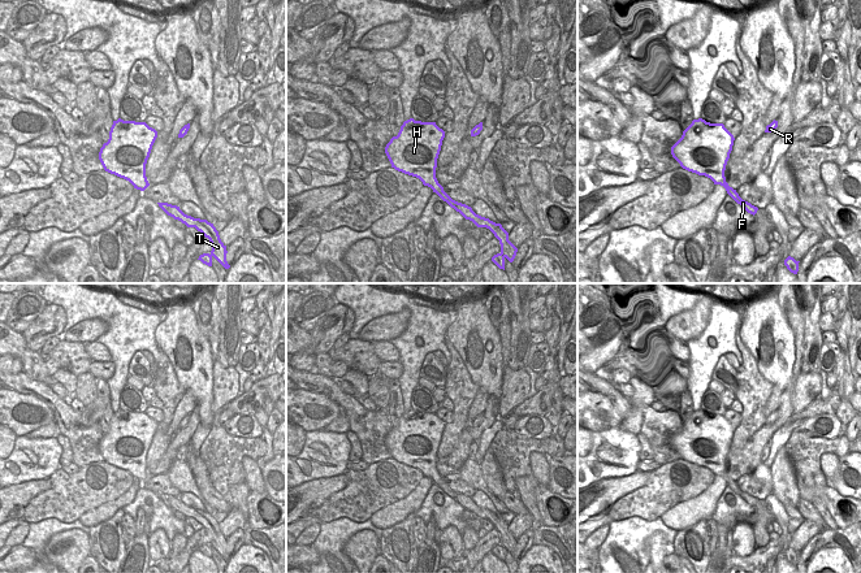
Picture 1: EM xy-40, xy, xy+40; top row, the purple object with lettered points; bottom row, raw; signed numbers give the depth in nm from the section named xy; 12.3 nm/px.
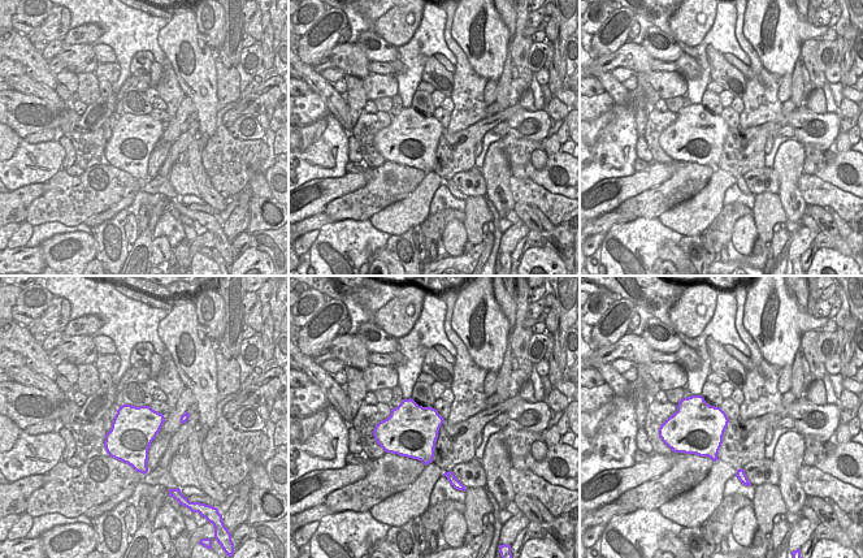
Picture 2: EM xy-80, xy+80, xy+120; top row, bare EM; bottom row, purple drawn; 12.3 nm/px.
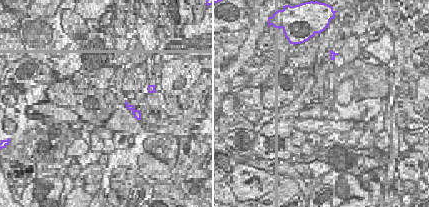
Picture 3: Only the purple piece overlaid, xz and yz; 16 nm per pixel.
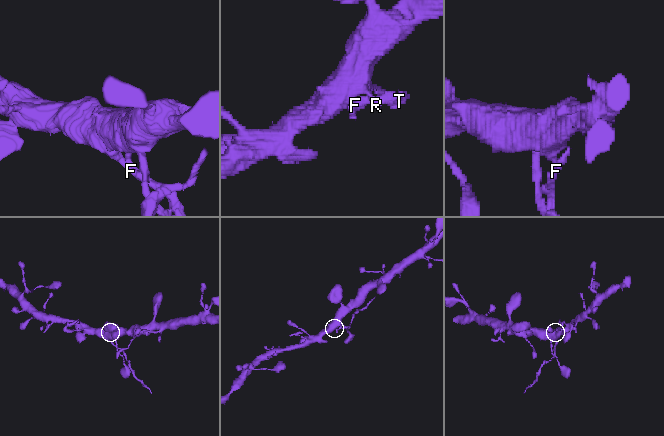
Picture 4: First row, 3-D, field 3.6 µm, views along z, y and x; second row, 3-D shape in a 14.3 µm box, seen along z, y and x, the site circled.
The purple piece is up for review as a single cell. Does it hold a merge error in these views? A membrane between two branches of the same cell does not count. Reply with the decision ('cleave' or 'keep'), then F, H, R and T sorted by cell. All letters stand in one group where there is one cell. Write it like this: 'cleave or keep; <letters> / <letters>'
cleave; F T / H R

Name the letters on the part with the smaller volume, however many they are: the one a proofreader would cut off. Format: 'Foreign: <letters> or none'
Foreign: F, T.

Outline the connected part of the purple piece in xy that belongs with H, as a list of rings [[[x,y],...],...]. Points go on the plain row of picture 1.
[[[410,409],[386,435],[385,444],[391,459],[419,469],[433,483],[440,483],[444,478],[436,469],[436,459],[444,429],[445,422],[436,413]]]

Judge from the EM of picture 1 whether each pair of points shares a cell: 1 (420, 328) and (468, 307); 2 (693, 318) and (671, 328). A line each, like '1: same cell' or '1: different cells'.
1: different cells
2: same cell

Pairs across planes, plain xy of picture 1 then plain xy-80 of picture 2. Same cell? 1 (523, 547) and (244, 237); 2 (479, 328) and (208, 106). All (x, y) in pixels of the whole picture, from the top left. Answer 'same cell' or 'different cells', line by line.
1: same cell
2: same cell

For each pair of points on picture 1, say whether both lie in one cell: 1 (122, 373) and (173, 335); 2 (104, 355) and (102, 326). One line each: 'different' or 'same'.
1: different
2: different

